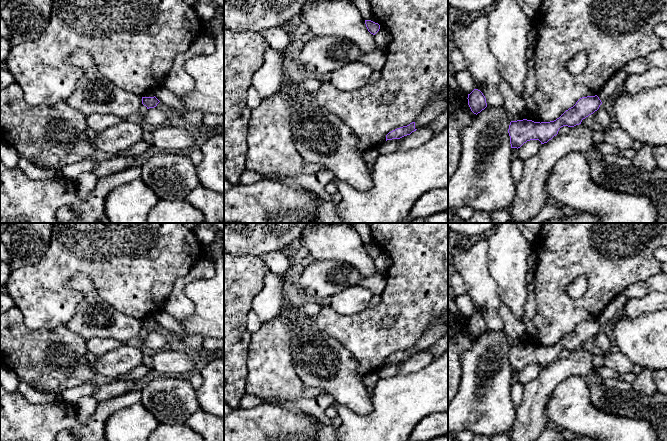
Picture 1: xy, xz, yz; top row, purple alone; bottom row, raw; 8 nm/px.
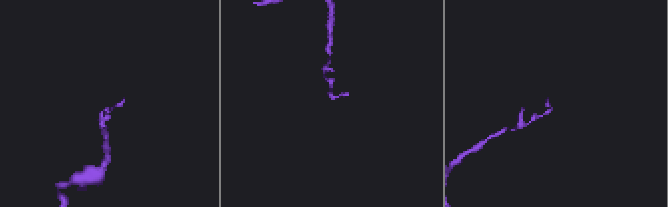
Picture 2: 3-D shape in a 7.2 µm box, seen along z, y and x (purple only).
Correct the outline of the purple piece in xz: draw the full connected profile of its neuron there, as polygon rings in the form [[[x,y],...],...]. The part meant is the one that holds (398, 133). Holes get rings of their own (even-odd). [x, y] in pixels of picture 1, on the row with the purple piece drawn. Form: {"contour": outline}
{"contour": [[[415,122],[410,123],[407,126],[397,128],[386,135],[386,141],[392,139],[400,139],[404,136],[410,135],[412,132],[416,131]]]}

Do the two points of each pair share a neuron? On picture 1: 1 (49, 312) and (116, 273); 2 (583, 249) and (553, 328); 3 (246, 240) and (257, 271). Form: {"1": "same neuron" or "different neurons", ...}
{"1": "same neuron", "2": "same neuron", "3": "different neurons"}

